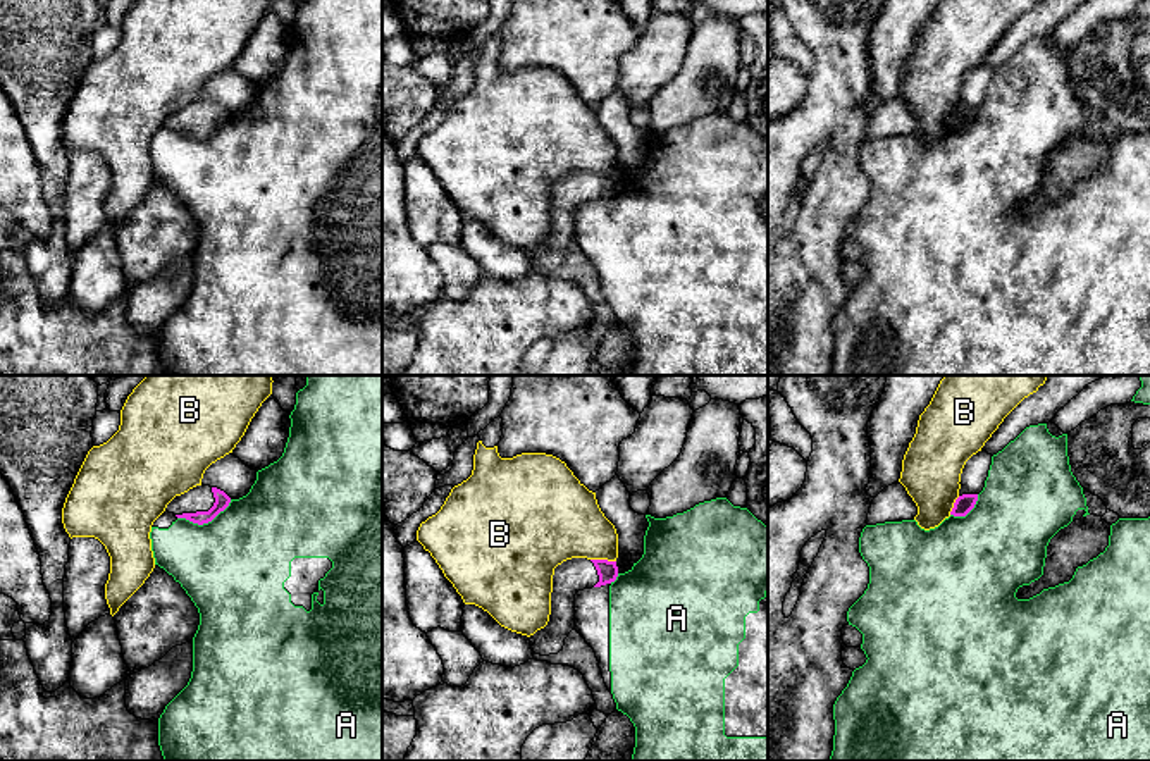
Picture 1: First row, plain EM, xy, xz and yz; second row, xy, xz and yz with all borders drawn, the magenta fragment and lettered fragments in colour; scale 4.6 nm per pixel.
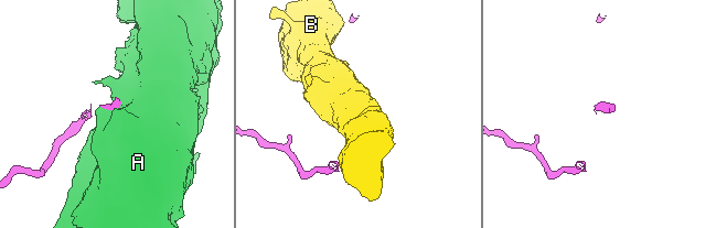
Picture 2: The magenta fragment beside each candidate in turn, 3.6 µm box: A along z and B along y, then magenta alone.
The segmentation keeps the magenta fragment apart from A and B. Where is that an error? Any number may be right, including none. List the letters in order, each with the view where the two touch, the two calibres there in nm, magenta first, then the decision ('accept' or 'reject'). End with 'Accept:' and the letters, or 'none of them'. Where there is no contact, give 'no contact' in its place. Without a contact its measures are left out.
A: contact in xy; calibres 70 and 480 nm; reject
B: contact in xz; calibres 90 and 340 nm; reject
Accept: none of them

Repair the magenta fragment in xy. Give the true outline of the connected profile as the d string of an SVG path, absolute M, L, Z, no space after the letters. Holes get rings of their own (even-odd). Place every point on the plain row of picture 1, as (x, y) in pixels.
M201 98L176 110L167 119L165 126L174 127L177 133L186 133L193 138L203 139L224 126L229 117L231 112L224 105Z

